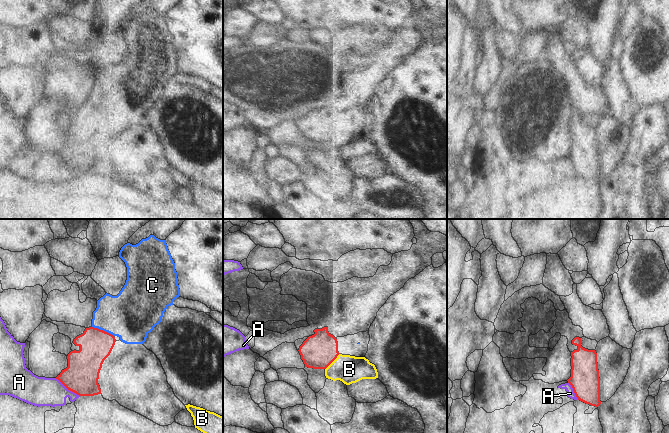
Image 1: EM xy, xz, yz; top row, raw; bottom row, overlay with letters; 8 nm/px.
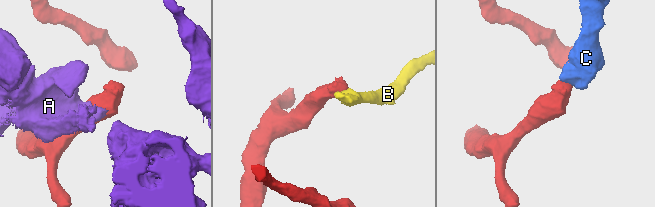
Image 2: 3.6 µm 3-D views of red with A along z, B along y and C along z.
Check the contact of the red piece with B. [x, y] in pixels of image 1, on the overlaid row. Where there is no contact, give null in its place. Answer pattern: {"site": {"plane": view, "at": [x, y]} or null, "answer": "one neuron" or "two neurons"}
{"site": {"plane": "xz", "at": [332, 361]}, "answer": "two neurons"}

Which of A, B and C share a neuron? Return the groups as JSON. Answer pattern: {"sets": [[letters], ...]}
{"sets": [["A"], ["B"], ["C"]]}

